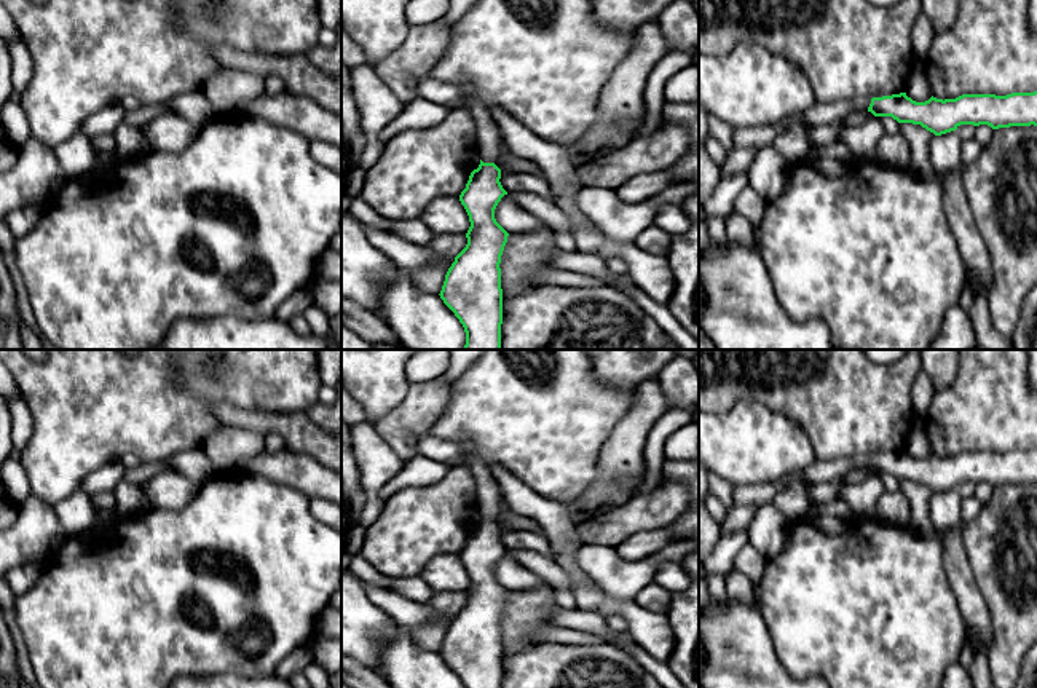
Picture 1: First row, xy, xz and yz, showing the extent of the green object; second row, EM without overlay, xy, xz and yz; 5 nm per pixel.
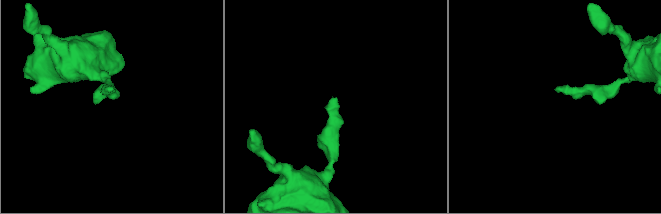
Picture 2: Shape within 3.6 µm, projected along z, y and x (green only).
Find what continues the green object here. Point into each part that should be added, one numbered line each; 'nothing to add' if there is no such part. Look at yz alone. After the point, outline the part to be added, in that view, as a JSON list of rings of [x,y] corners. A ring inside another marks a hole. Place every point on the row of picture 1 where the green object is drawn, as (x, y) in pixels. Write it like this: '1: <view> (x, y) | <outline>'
1: yz (819, 114) | [[[857,97],[852,101],[842,101],[838,104],[820,104],[815,102],[806,112],[793,113],[779,123],[735,129],[731,150],[753,148],[772,145],[775,137],[787,131],[791,125],[804,125],[806,128],[825,126],[842,121],[852,112],[868,110],[871,101]]]

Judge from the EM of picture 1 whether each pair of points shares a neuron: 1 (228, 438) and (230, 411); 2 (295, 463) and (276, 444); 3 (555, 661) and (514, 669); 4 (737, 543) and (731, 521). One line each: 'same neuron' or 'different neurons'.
1: different neurons
2: different neurons
3: same neuron
4: different neurons

